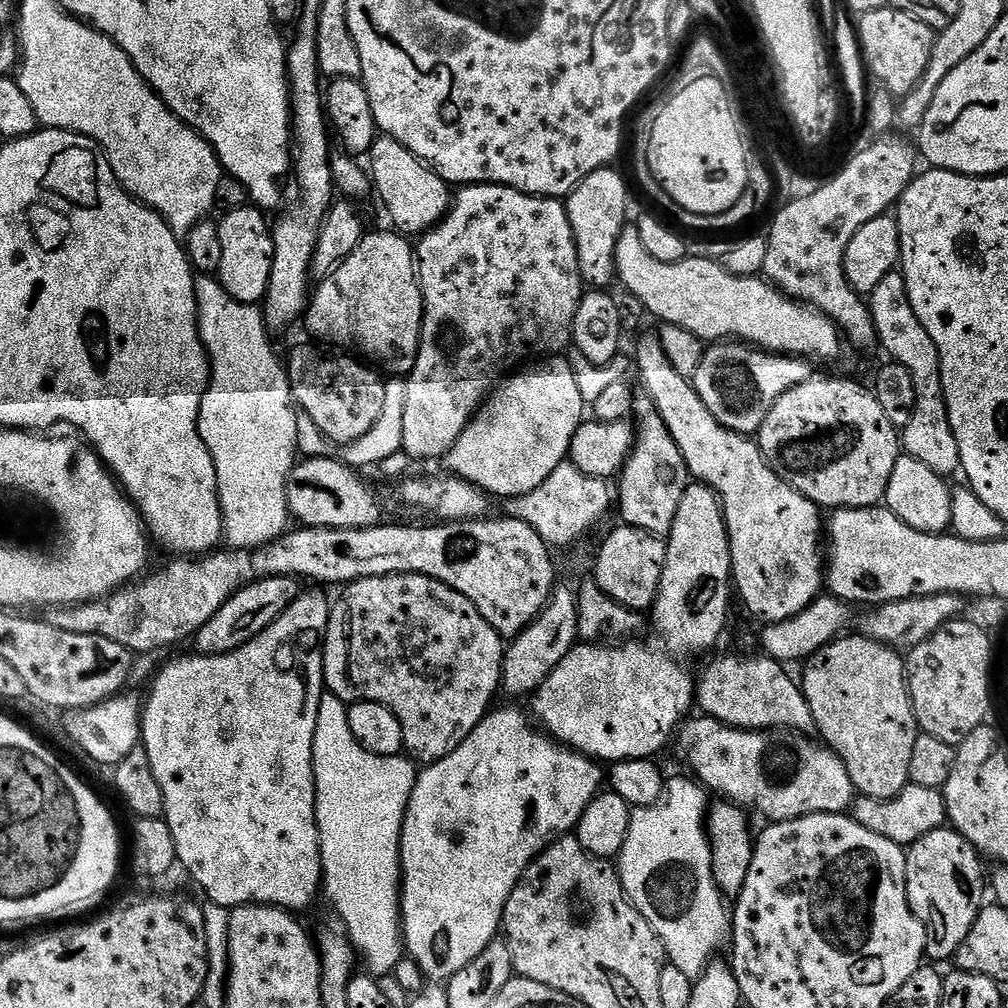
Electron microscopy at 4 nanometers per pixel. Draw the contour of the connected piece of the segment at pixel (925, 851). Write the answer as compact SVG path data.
M951 826L939 828L930 834L926 834L922 838L918 838L918 842L914 842L907 849L906 855L908 858L906 862L906 894L908 895L908 905L910 906L910 910L922 922L924 931L928 933L928 941L924 947L924 955L932 962L940 962L936 960L951 961L956 955L958 946L962 946L962 942L966 942L966 934L970 934L970 926L974 926L974 922L978 918L981 908L983 908L986 903L986 897L984 897L984 892L986 896L986 872L984 876L984 868L980 865L980 863L982 863L982 857L980 853L976 851L976 847L970 842L966 842L966 838L962 838L962 834L958 834L956 829Z

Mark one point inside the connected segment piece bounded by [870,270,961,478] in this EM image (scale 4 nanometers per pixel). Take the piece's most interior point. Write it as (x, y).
(930, 439)

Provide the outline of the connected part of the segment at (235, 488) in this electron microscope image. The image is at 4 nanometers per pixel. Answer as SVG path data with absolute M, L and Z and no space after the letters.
M208 274L196 276L196 326L210 361L210 379L200 403L198 430L212 451L224 519L223 539L229 549L255 550L280 539L290 528L288 475L298 463L300 443L292 387L288 385L288 373L281 357L279 360L272 349L273 337L263 311L257 305L235 300L220 285L219 279Z

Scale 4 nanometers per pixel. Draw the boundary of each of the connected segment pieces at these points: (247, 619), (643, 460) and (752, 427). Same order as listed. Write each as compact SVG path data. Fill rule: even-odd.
M265 576L241 588L224 603L218 614L214 614L214 618L210 618L210 622L206 622L206 626L202 626L202 630L196 632L195 651L201 656L221 656L241 648L262 634L266 626L275 622L288 609L288 605L296 601L302 591L301 585L296 584L299 583L290 576Z
M637 395L632 402L632 411L638 429L638 443L618 477L620 516L624 519L621 521L627 527L641 528L651 536L666 538L674 526L674 514L678 514L682 494L686 494L690 483L688 467L680 447L674 438L670 438L670 430L666 430L666 422L662 422L662 414L658 414L649 396Z
M716 342L705 347L702 362L691 376L698 398L706 402L706 410L718 418L726 430L739 436L755 437L766 414L790 390L813 379L813 365L803 358L765 352L743 342Z

